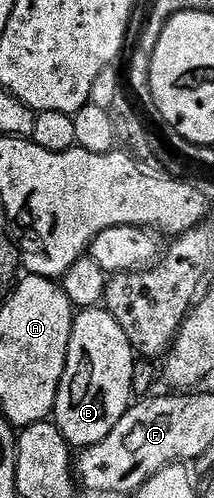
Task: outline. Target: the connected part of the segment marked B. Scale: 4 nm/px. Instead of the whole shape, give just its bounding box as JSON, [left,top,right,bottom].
[53,307,136,451]

